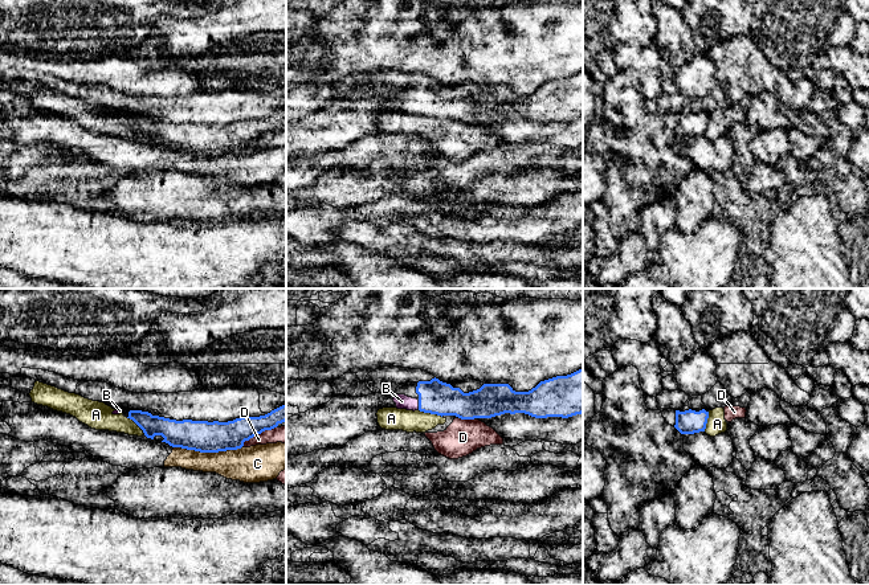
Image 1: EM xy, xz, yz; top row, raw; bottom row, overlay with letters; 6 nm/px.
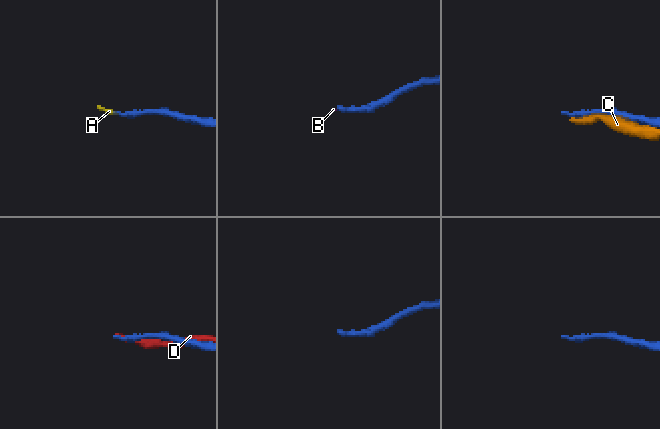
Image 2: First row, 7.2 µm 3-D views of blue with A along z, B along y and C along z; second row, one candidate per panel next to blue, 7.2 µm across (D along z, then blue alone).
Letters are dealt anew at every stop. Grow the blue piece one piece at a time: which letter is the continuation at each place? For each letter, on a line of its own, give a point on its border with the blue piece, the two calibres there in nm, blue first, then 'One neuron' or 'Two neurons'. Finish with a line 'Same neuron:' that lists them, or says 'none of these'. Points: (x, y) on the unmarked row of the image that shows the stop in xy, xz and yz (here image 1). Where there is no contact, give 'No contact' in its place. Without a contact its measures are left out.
A: Touches blue at xz (431, 117). Thickness 200 nm (blue) against 140 nm. Two neurons
B: Touches blue at xz (419, 109). Thickness 200 nm (blue) against 90 nm. One neuron
C: Touches blue at xy (208, 155). Thickness 190 nm (blue) against 220 nm. Two neurons
D: Touches blue at xy (257, 138). Thickness 180 nm (blue) against 110 nm. Two neurons
Same neuron: B

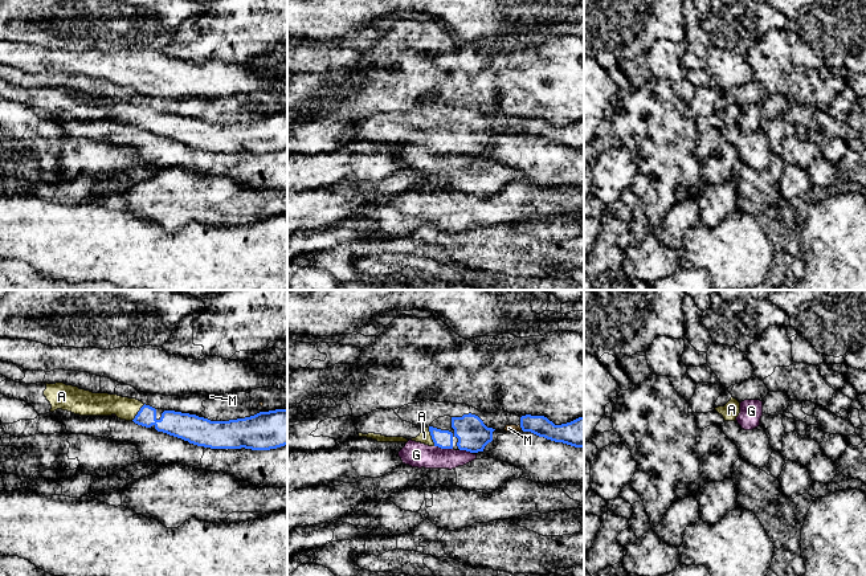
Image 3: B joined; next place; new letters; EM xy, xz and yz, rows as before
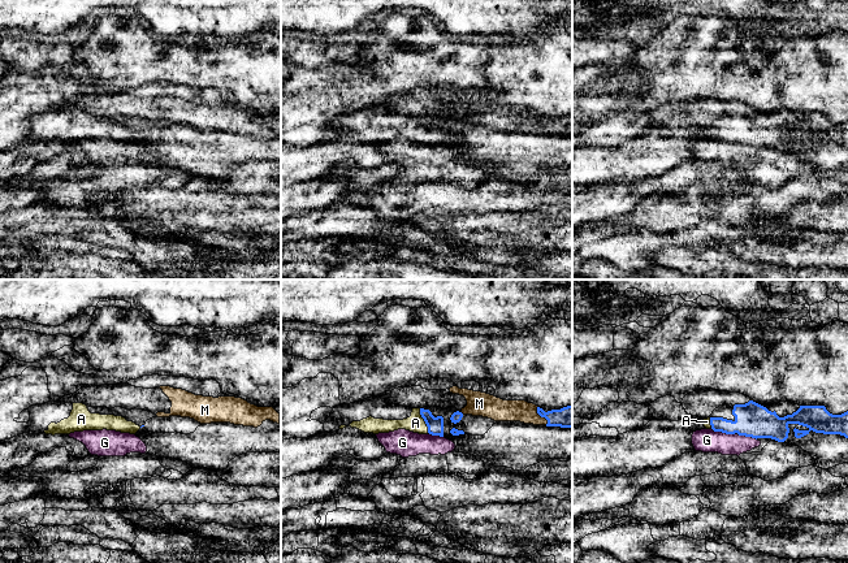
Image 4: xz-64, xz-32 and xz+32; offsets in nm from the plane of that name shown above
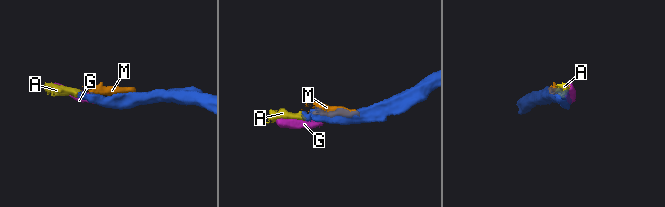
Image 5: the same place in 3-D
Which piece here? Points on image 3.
A: Touches blue at xz (432, 141). Thickness 110 nm (blue) against 70 nm. One neuron
G: Touches blue at xz (444, 151). Thickness 110 nm (blue) against 160 nm. Two neurons
M: Touches blue at xz (521, 130). Thickness 120 nm (blue) against 50 nm. Two neurons
Same neuron: A

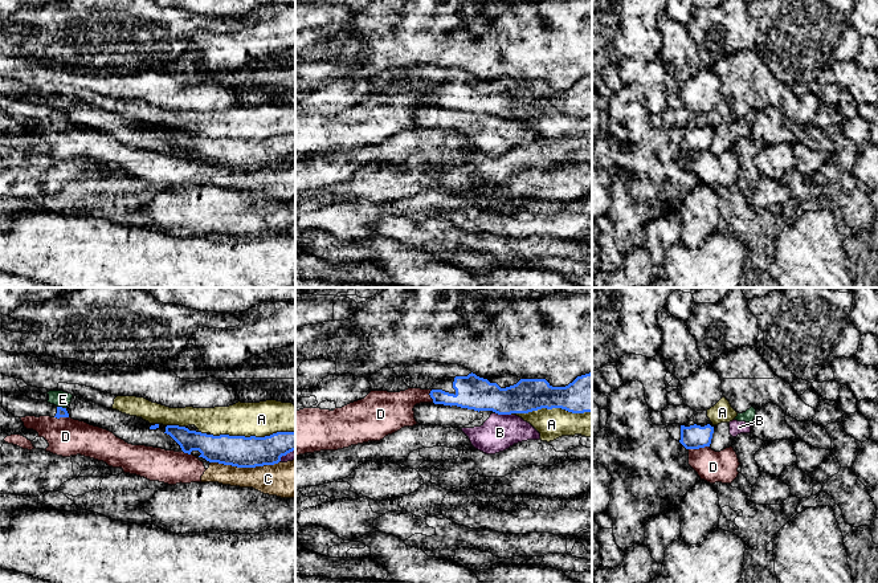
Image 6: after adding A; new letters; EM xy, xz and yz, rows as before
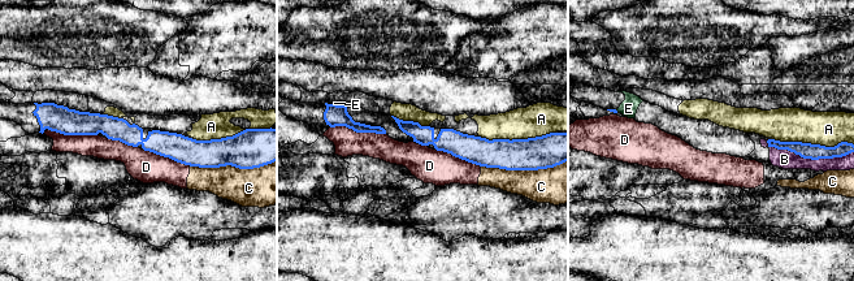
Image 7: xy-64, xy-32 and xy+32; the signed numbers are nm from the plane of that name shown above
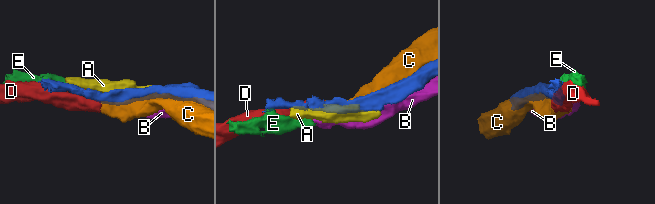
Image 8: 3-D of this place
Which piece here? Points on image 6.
A: Touches blue at xy (252, 139). Thickness 190 nm (blue) against 220 nm. Two neurons
B: Touches blue at xz (503, 117). Thickness 200 nm (blue) against 220 nm. Two neurons
C: Touches blue at xy (245, 170). Thickness 190 nm (blue) against 220 nm. Two neurons
D: Touches blue at yz (698, 151). Thickness 140 nm (blue) against 190 nm. Two neurons
E: Touches blue at xy (61, 110). Thickness 60 nm (blue) against 100 nm. Two neurons
Same neuron: none of these

